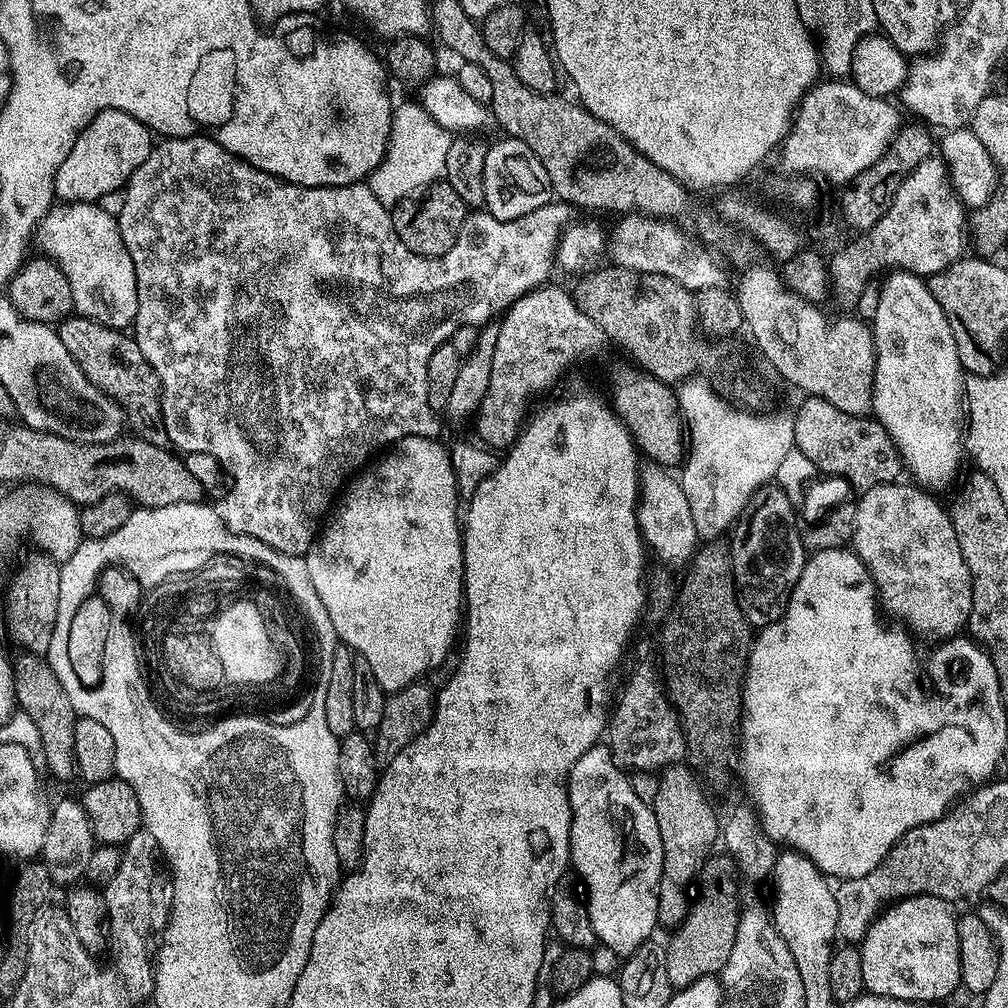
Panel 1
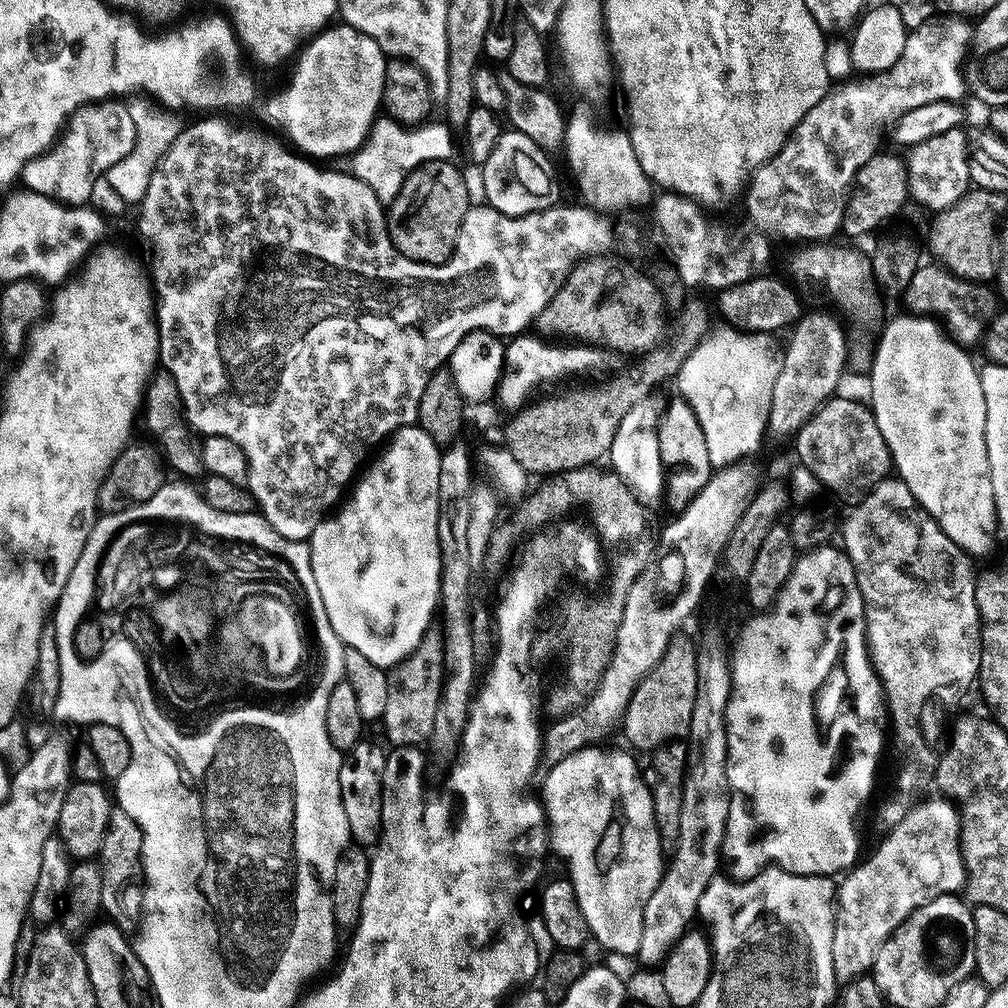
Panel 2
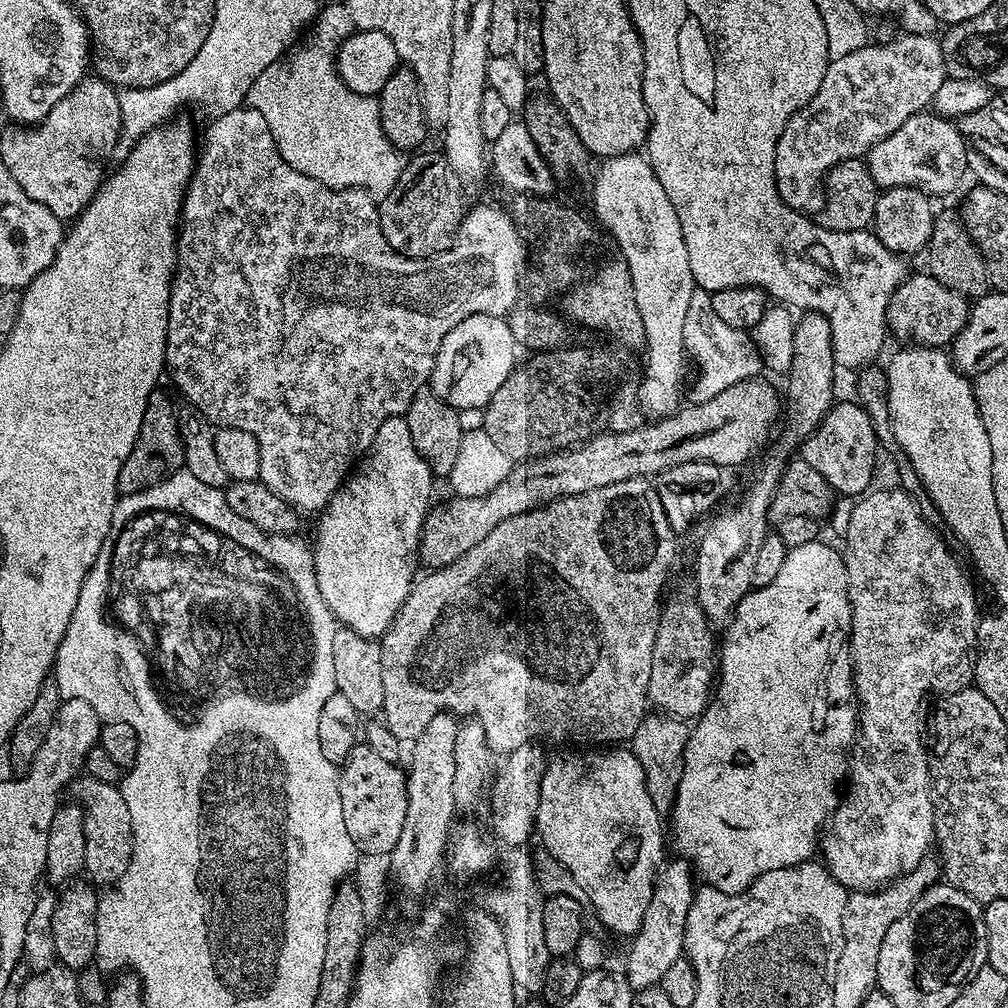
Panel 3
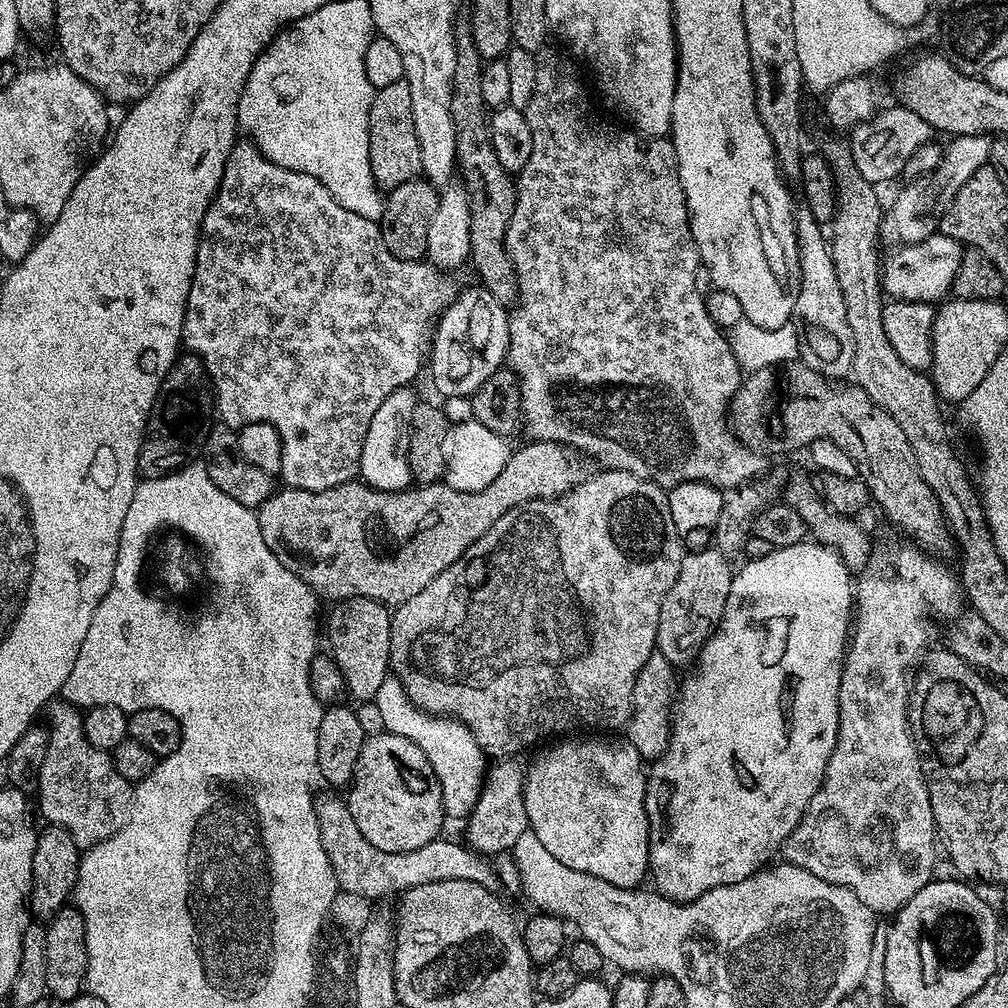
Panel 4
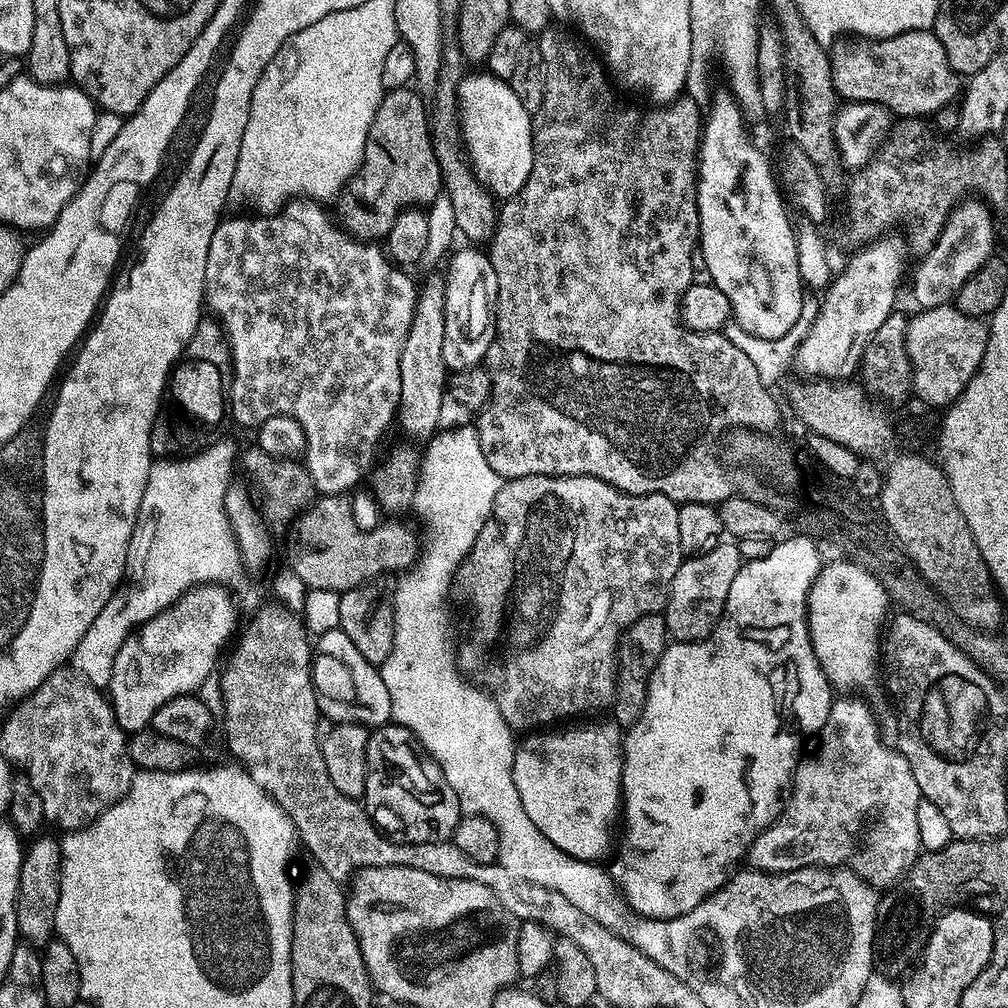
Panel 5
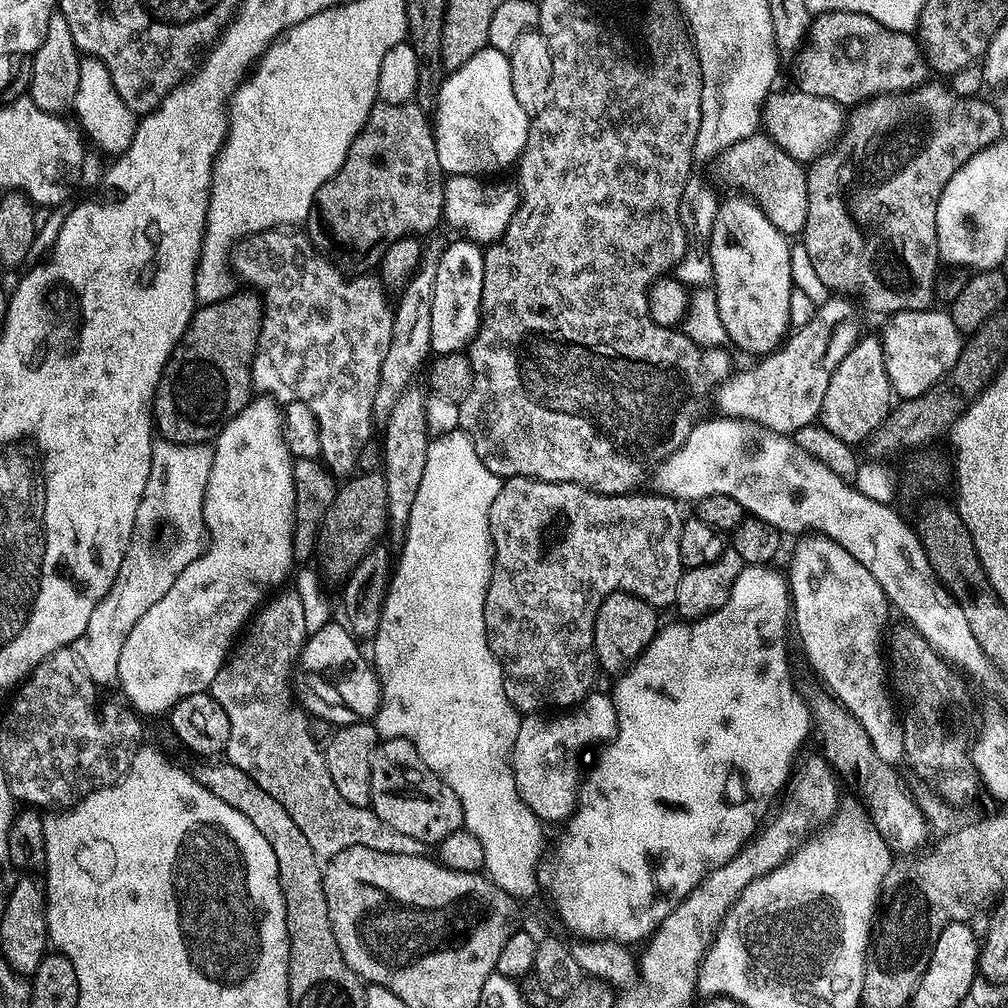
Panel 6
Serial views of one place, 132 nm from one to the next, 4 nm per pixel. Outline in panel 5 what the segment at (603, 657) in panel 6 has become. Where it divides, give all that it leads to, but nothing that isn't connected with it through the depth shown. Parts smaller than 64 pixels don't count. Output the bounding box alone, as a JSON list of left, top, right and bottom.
[610,612,669,729]

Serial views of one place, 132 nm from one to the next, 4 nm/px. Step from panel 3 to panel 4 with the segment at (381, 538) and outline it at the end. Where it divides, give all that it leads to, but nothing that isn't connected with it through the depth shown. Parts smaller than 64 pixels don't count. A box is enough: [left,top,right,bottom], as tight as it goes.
[359,387,418,492]

